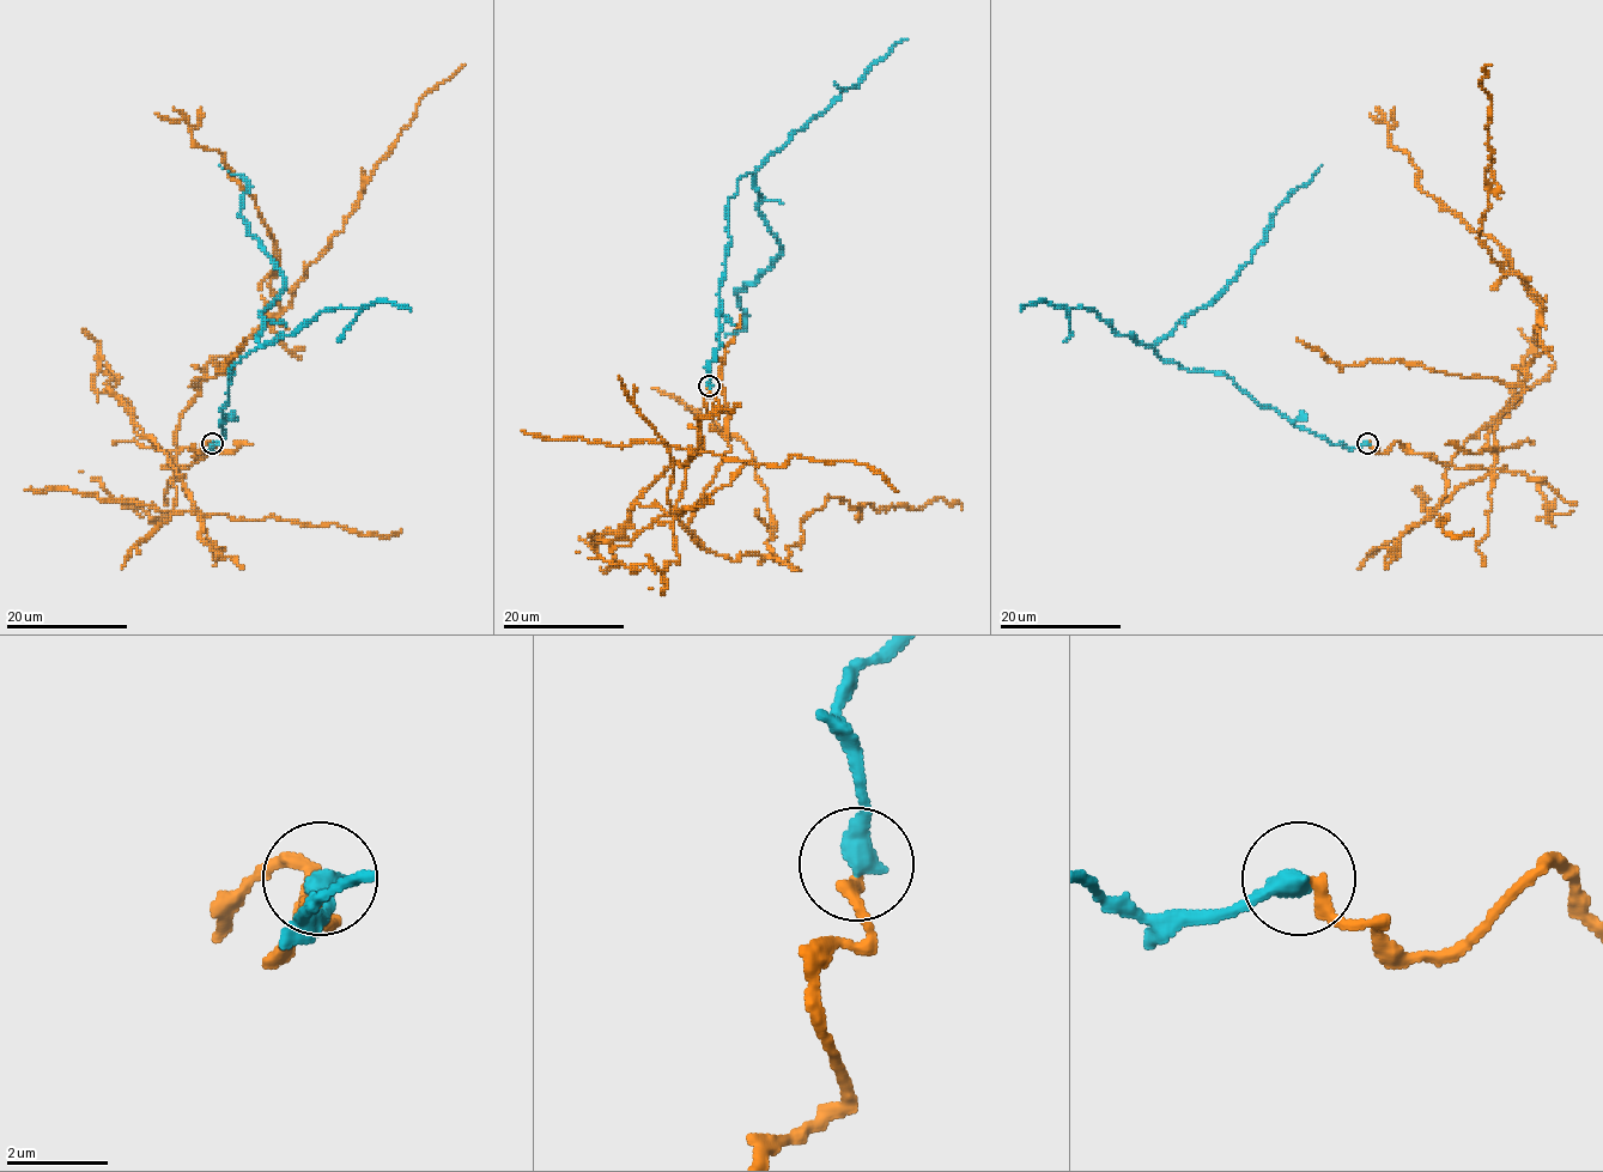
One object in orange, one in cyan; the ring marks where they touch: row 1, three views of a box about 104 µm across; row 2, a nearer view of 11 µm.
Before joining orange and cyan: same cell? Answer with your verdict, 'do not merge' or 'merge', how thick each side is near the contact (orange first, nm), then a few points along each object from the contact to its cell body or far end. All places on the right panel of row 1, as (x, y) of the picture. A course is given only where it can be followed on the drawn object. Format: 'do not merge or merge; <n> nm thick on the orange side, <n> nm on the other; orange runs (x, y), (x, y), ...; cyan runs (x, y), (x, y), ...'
do not merge; 280 nm thick on the orange side, 460 nm on the other; orange runs (1367, 443), (1492, 468), (1495, 429), (1543, 350), (1541, 298), (1480, 238), (1492, 162), (1480, 80), (1491, 64); cyan runs (1367, 443), (1331, 443), (1261, 407), (1224, 374), (1186, 371), (1153, 346), (1234, 278), (1271, 214), (1322, 165)

